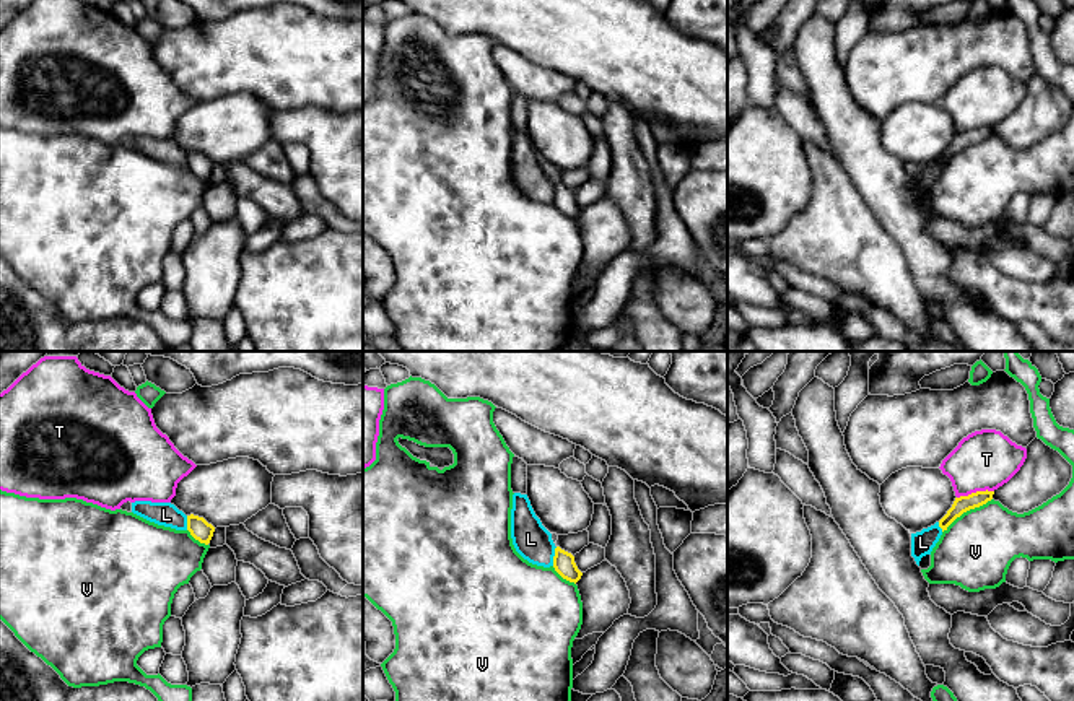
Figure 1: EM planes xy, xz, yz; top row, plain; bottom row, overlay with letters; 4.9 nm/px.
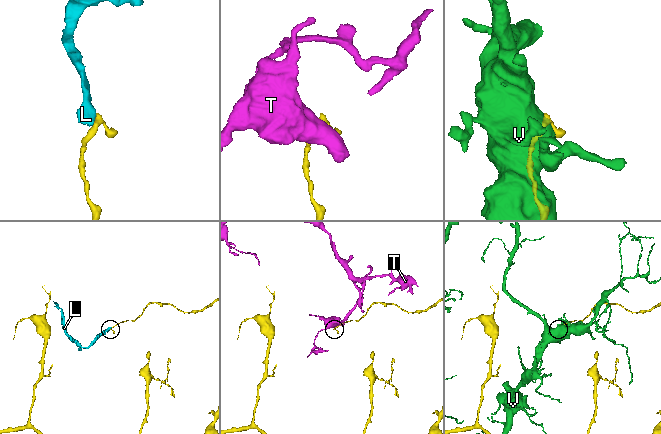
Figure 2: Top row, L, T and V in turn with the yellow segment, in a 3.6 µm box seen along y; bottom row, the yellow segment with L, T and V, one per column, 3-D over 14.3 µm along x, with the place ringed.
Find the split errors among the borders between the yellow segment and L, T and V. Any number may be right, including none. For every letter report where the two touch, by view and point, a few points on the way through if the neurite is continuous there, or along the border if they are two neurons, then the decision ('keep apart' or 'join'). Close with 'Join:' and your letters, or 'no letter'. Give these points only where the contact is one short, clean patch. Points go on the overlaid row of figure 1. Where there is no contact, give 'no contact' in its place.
L: contact xz (554, 557); border xz (557, 547), (552, 565); keep apart
T: contact yz (977, 492); border yz (993, 490), (977, 490), (957, 498); keep apart
V: contact yz (967, 509); keep apart
Join: no letter

